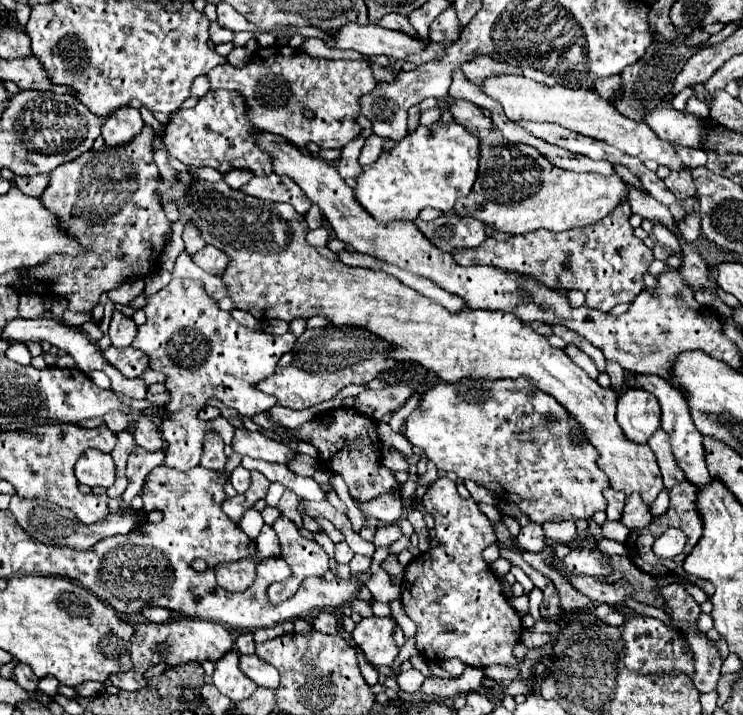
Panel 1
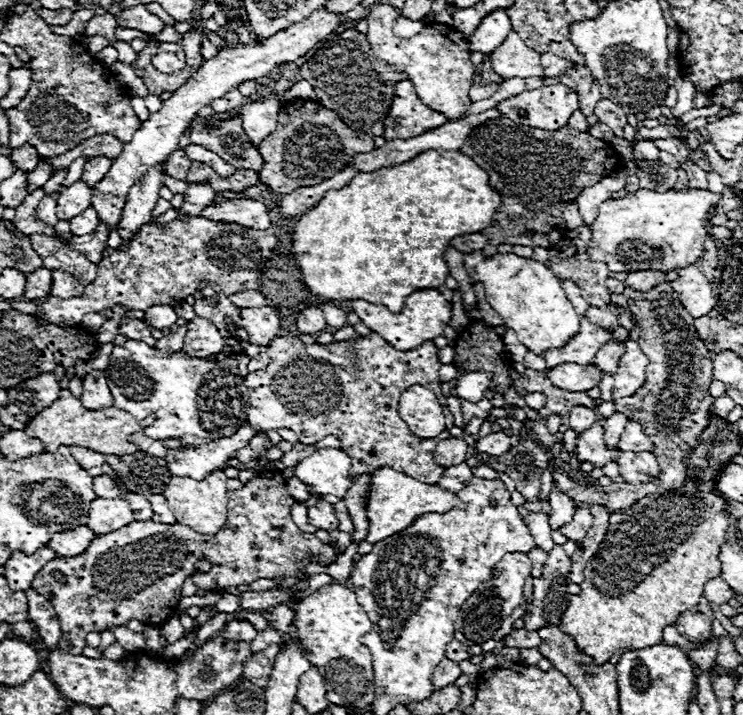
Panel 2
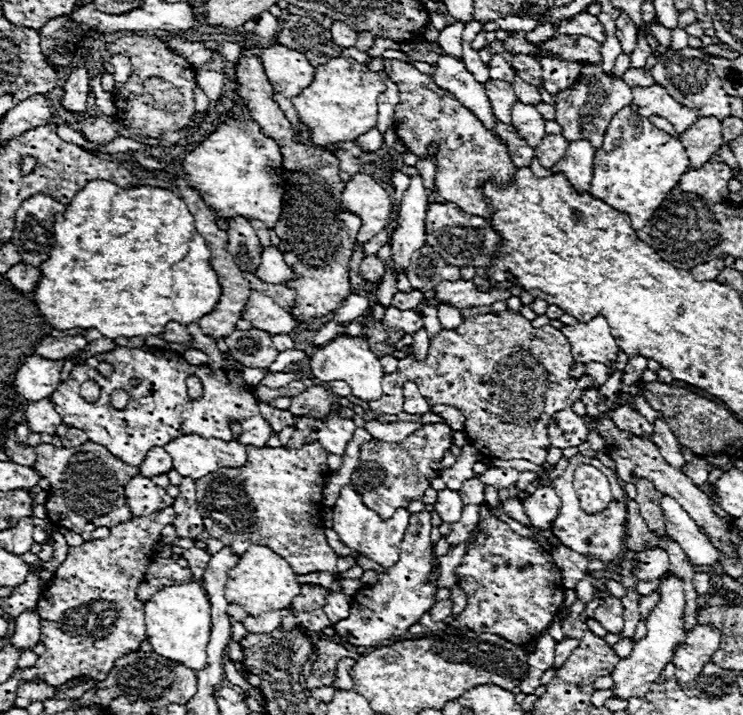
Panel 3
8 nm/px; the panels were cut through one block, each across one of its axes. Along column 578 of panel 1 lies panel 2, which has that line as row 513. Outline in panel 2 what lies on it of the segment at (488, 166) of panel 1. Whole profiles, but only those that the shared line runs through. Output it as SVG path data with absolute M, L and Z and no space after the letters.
M222 470L210 472L204 480L196 482L192 478L172 478L164 490L164 498L178 524L190 526L198 534L216 534L226 524L226 506L228 506L228 488L226 474Z

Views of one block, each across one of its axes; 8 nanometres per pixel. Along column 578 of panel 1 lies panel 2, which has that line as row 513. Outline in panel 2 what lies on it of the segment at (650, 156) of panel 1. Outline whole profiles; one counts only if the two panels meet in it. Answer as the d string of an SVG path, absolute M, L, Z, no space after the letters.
M96 498L96 500L92 500L88 528L92 528L96 534L114 532L130 522L134 522L134 512L124 498Z

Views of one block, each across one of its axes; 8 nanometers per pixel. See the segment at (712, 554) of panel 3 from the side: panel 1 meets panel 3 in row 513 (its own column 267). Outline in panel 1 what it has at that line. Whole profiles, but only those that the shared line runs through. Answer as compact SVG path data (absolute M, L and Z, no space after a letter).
M240 654L240 670L250 680L254 680L258 686L266 686L266 688L274 690L278 686L278 682L280 682L278 670L274 666L270 666L268 662L260 660L256 654L252 654L252 656Z

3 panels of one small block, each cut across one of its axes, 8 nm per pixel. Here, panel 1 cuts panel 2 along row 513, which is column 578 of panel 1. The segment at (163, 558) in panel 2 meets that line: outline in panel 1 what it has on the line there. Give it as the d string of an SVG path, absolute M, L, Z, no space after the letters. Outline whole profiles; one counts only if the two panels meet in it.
M628 202L620 204L608 218L598 222L596 226L586 226L586 228L572 228L568 232L548 232L548 230L536 230L528 234L516 234L508 240L494 240L486 238L484 244L472 250L454 250L454 260L462 266L494 266L500 270L514 270L520 272L522 276L532 276L532 280L540 280L540 284L558 288L558 290L580 290L586 296L586 306L588 308L598 308L602 312L610 312L616 304L622 302L632 302L640 290L644 290L644 274L648 272L650 262L654 260L652 250L634 236L632 226L628 224L630 218L630 208Z

